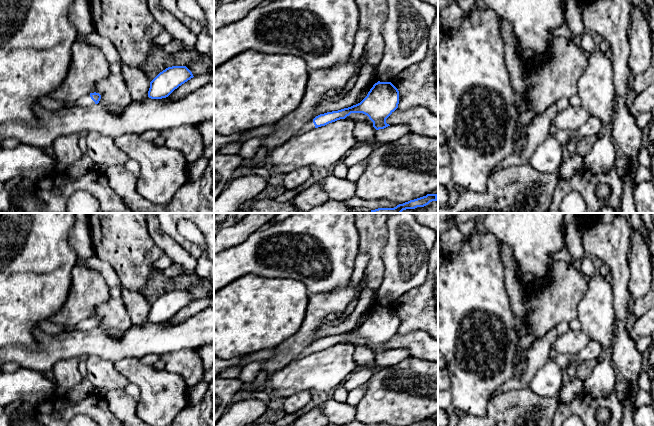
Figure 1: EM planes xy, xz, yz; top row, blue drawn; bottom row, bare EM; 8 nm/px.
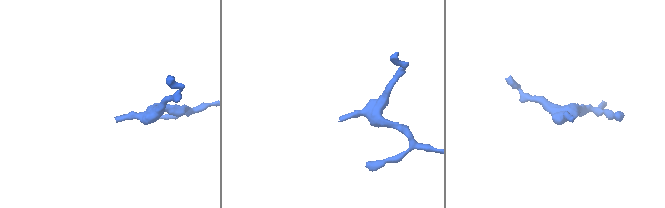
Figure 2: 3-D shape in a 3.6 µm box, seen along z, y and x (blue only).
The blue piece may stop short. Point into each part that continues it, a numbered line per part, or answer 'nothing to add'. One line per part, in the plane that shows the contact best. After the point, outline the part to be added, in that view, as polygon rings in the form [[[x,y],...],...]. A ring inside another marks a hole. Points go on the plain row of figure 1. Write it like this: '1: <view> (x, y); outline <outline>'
1: xy (86, 324); outline [[[90,318],[80,321],[75,327],[75,330],[86,331],[89,329],[94,329],[95,326],[91,323]]]

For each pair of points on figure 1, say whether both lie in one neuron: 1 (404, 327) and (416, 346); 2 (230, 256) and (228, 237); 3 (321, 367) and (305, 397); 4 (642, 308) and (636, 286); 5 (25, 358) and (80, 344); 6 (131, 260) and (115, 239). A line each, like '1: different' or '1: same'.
1: different
2: different
3: different
4: different
5: same
6: same

